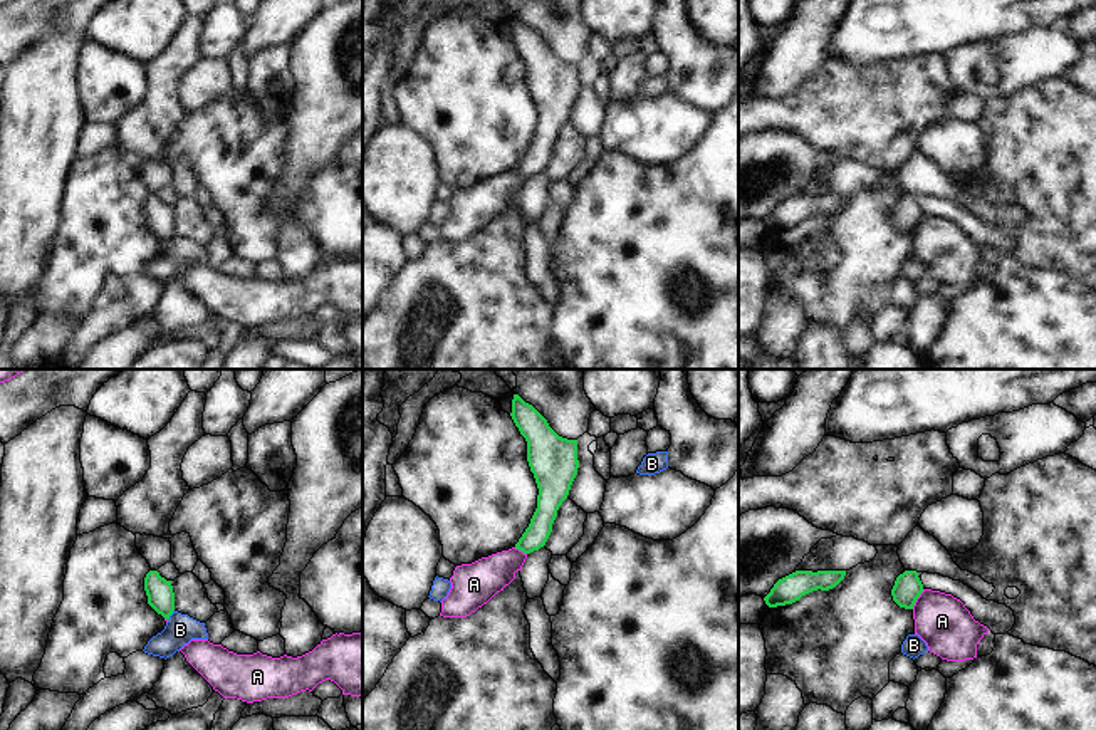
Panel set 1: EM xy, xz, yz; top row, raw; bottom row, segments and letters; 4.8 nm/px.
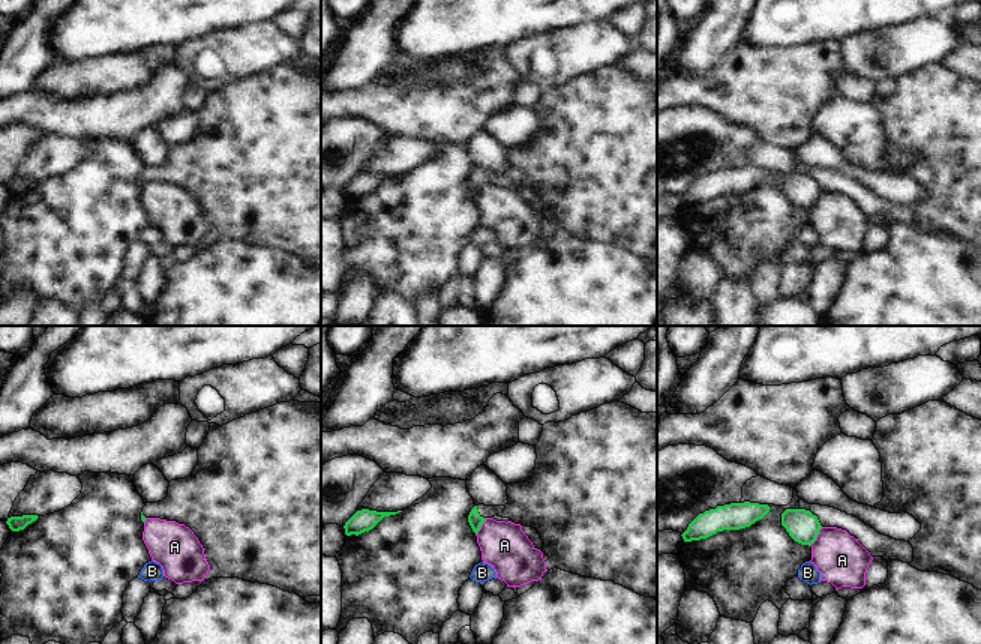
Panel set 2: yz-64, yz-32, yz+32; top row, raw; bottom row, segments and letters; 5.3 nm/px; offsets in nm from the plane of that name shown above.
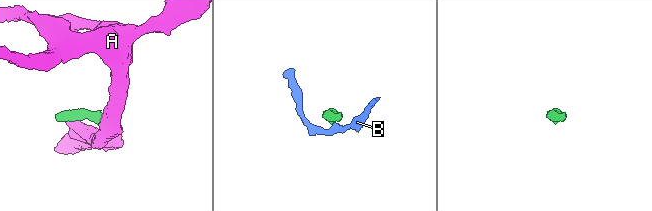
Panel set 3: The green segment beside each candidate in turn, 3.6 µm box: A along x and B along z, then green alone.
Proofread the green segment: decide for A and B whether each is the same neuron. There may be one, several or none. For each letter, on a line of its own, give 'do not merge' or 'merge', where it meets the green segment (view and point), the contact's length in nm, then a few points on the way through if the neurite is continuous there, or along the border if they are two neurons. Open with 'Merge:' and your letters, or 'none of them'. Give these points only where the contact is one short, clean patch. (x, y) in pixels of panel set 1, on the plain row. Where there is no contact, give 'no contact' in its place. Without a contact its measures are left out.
Merge: none of them
A: do not merge | yz (917, 222) | 110 nm | along yz (923, 213), (912, 232)
B: do not merge | xy (172, 237) | 60 nm | along xy (173, 234), (168, 244)

